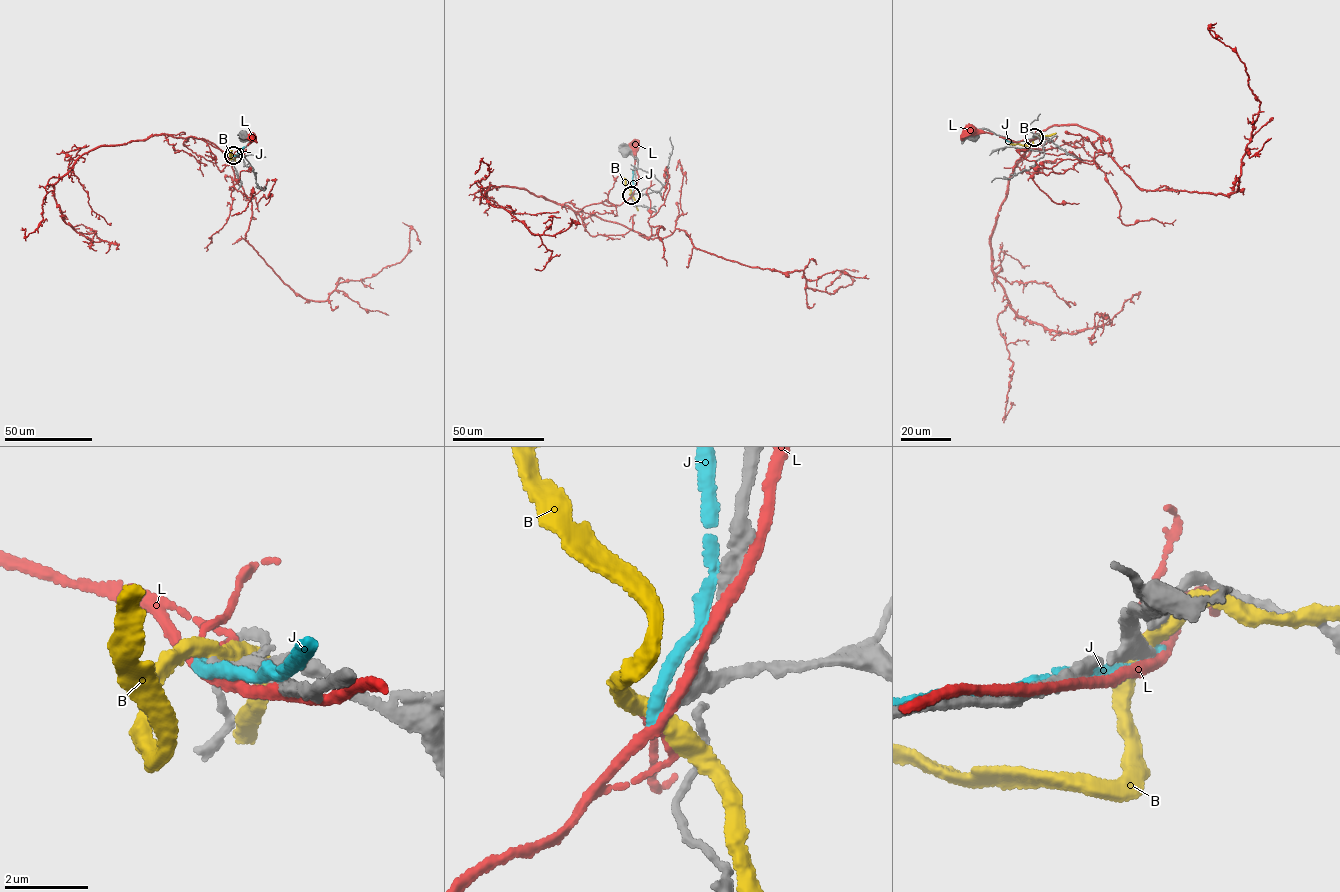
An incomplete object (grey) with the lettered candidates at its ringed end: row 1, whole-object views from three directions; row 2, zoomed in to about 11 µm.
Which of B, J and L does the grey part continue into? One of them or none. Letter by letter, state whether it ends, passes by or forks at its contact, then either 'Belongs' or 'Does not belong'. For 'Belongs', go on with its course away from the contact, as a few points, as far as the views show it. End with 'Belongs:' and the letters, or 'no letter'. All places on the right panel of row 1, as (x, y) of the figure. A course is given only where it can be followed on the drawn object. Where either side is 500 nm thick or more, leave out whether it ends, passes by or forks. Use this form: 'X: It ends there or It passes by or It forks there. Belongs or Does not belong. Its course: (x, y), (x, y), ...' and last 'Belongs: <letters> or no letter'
B: It passes by. Does not belong
J: It ends there. Does not belong
L: It passes by. Does not belong
Belongs: no letter

